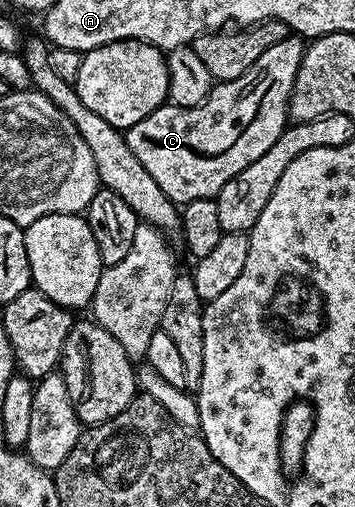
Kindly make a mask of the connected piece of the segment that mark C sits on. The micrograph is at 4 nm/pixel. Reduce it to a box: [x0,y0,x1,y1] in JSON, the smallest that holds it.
[124,33,306,205]

